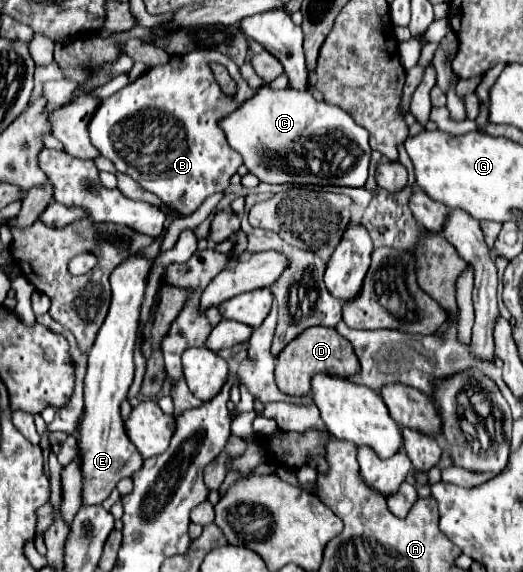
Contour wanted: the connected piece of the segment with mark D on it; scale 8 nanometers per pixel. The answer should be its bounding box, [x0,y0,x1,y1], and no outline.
[275,328,361,396]

